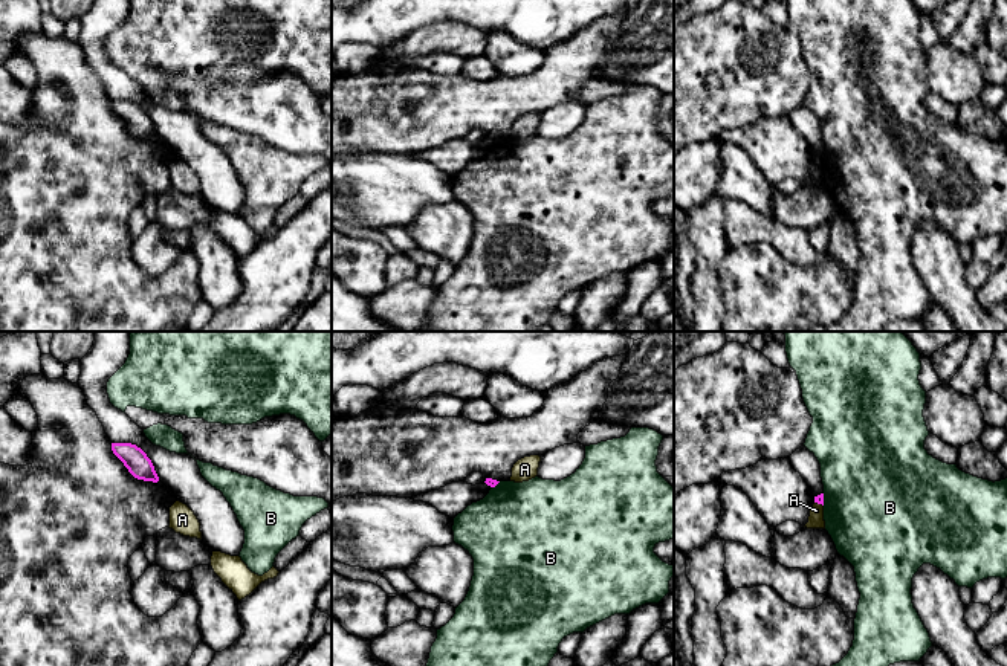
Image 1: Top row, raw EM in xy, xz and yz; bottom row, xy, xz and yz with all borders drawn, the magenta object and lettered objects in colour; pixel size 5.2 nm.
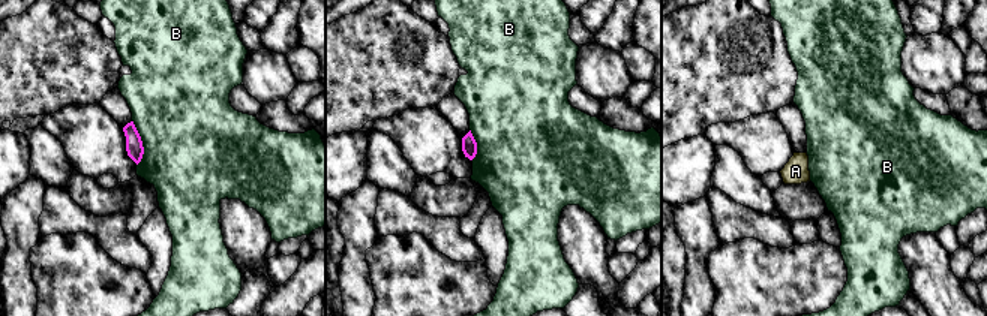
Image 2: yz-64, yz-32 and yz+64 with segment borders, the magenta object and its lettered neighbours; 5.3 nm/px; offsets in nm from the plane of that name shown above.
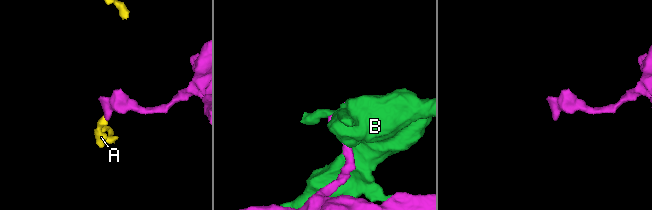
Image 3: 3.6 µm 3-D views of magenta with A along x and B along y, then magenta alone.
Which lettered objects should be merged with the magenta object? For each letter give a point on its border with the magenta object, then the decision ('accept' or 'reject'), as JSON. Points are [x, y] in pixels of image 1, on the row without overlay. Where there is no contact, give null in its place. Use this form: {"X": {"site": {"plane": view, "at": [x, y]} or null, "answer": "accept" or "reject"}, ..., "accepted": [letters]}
{"A": {"site": {"plane": "yz", "at": [819, 161]}, "answer": "reject"}, "B": {"site": {"plane": "yz", "at": [822, 158]}, "answer": "reject"}, "accepted": []}

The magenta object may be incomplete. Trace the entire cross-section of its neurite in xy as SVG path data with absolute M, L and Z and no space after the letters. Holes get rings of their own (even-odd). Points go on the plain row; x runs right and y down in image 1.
M112 101L112 108L134 136L153 141L159 139L151 118L136 102Z

